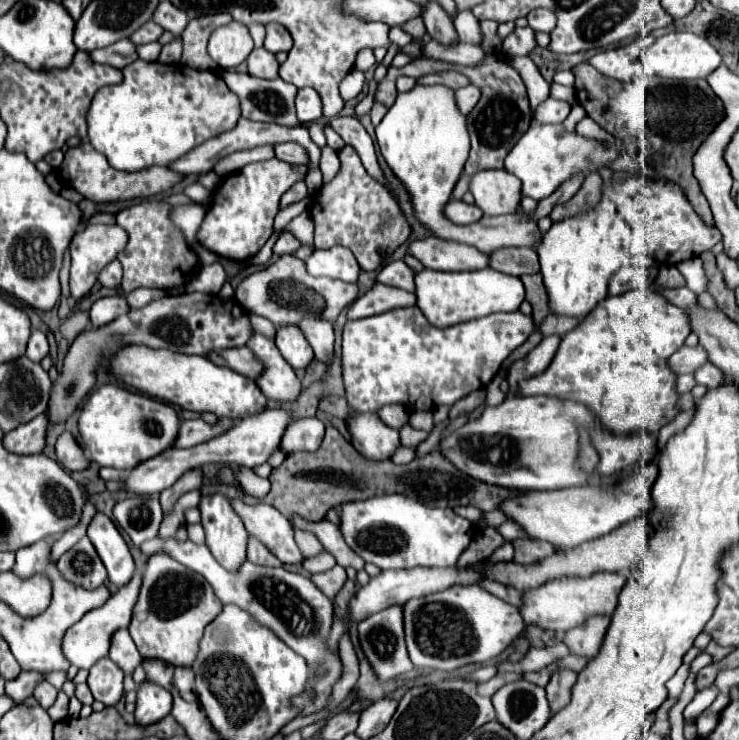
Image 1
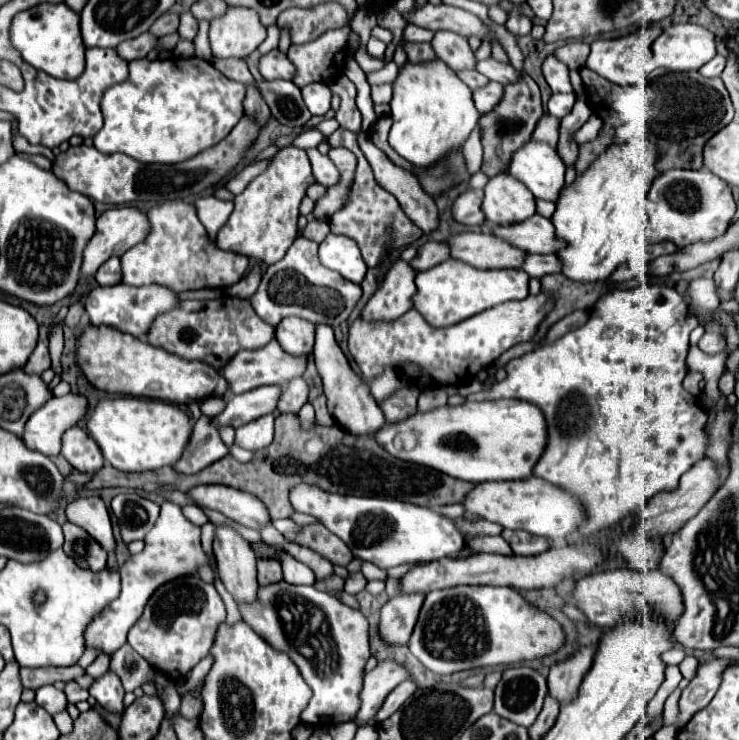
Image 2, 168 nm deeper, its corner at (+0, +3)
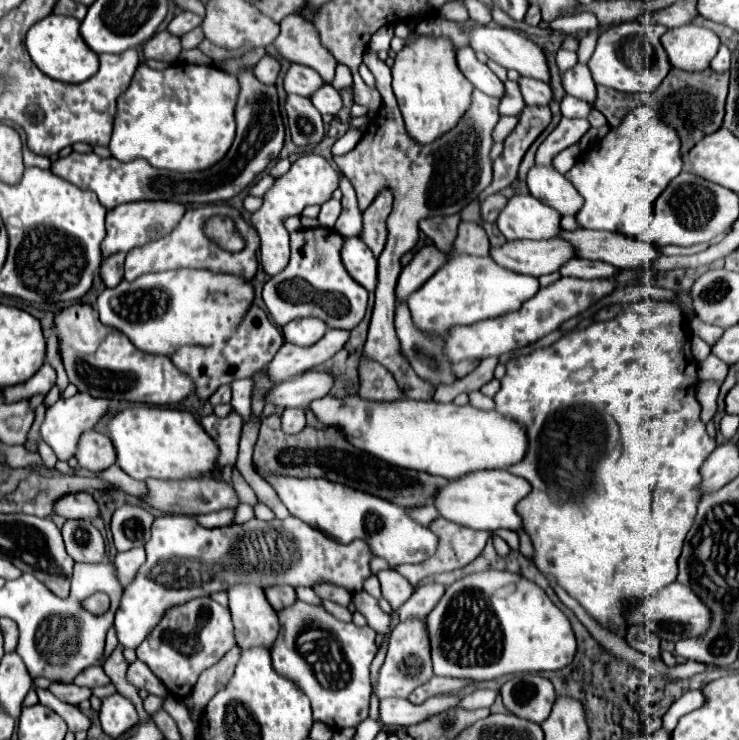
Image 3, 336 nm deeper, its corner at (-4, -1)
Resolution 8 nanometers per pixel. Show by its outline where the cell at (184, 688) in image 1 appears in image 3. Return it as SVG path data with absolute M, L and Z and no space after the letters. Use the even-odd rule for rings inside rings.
M246 503L240 504L242 505L239 505L236 510L233 524L243 524L244 522L247 522L248 520L254 517L253 508L250 505L243 505Z

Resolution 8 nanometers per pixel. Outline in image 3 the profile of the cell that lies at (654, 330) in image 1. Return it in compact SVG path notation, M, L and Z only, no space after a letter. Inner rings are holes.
M640 300L626 306L614 320L594 322L588 328L564 334L548 348L536 348L530 354L510 358L506 362L502 388L494 396L496 412L522 424L528 436L528 456L506 470L532 484L532 494L516 506L534 546L532 560L540 572L554 576L554 582L564 588L590 618L608 630L628 628L628 624L620 620L620 604L624 604L624 600L648 600L648 596L660 592L664 584L676 580L678 556L694 524L700 500L700 466L716 448L716 442L706 434L706 426L700 420L700 404L696 400L698 366L690 352L690 336L690 322L678 306ZM592 408L610 414L620 426L618 442L606 450L606 454L604 450L594 450L590 444ZM540 490L546 492L550 500L540 500Z

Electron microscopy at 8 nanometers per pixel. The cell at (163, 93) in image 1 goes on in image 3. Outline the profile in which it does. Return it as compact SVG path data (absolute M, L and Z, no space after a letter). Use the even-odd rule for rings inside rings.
M146 64L138 66L130 88L118 98L118 112L114 120L114 132L110 140L110 152L116 160L128 162L136 158L148 160L154 168L166 168L174 172L200 172L210 168L214 162L222 160L232 146L236 120L234 106L238 96L236 76L208 64L178 64L166 70L152 70Z

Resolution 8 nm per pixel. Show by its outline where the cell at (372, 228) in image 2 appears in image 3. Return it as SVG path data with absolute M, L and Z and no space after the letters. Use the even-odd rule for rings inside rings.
M382 190L370 204L370 208L364 212L364 232L360 238L374 252L376 258L380 256L388 238L386 218L390 216L390 212L392 212L392 192L388 190Z

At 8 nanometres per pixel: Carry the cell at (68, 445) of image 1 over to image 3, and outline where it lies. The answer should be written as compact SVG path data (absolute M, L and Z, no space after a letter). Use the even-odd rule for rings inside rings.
M88 430L78 442L76 458L80 468L100 472L116 462L116 450L112 448L112 440L108 440L108 434Z

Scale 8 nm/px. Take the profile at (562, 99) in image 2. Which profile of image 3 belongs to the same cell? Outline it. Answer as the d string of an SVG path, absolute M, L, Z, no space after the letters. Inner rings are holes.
M566 96L560 104L560 110L562 110L562 116L566 116L566 118L586 118L592 110L592 104L584 104L584 100Z

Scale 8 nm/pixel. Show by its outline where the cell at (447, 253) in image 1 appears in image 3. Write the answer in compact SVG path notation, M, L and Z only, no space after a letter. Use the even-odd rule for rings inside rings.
M516 240L506 242L500 248L490 248L490 256L506 266L508 270L514 270L518 274L530 274L530 276L542 276L556 272L560 264L566 264L576 256L572 252L572 244L568 240Z

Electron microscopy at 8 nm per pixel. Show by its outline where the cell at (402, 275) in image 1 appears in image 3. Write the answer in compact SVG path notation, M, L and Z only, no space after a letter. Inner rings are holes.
M460 222L458 238L454 242L454 254L474 254L474 256L486 256L490 248L488 234L484 228L476 222Z

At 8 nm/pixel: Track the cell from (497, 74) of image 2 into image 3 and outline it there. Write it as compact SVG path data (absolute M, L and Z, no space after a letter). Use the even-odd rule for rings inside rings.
M518 78L522 96L528 106L548 106L552 100L552 88L540 80L530 78Z

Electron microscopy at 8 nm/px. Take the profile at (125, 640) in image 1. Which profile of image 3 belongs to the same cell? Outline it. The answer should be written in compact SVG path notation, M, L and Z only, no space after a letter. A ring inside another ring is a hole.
M136 660L134 664L130 664L128 668L128 680L136 686L136 688L146 688L150 694L156 694L156 696L168 696L164 684L152 674L152 670L142 664L140 660Z

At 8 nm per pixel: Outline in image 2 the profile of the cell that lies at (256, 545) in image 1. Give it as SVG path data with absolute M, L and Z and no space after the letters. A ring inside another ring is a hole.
M260 556L256 568L258 568L258 582L260 584L272 584L272 582L282 580L282 568L272 558L262 558Z

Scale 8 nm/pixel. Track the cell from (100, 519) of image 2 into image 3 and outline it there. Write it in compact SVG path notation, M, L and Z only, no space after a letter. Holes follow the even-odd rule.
M72 492L72 496L62 496L60 500L56 500L56 508L54 514L62 516L62 518L96 518L100 516L100 508L96 504L96 500L92 498L92 494L88 492Z

